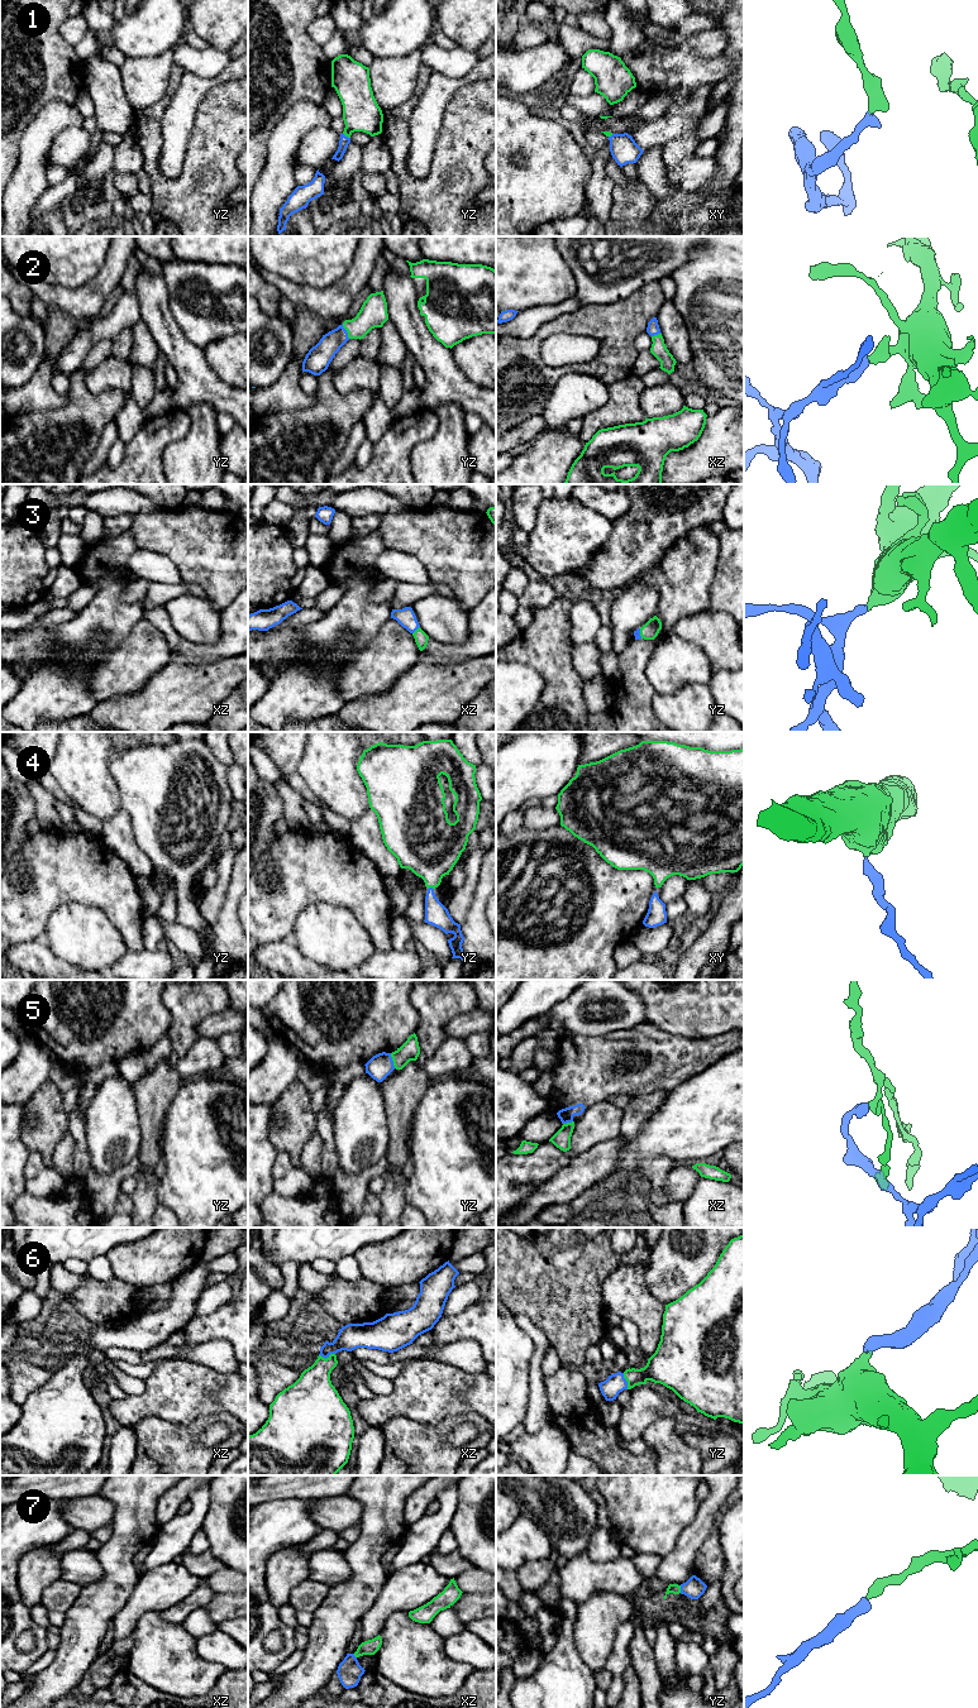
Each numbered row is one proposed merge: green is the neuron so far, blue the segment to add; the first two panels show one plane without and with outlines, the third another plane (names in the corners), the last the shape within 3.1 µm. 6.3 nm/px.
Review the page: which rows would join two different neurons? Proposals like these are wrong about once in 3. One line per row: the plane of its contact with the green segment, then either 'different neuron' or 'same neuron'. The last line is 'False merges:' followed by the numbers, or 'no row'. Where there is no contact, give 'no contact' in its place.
1: meets green in yz; same neuron
2: meets green in yz; same neuron
3: meets green in xz; same neuron
4: meets green in yz; same neuron
5: meets green in yz; different neuron
6: meets green in xz; same neuron
7: meets green in yz; same neuron
False merges: 5

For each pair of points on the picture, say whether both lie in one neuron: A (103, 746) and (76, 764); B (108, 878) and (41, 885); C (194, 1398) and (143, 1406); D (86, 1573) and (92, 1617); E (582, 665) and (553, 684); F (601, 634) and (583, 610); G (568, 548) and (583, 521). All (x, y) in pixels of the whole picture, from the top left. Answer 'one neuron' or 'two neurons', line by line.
A: one neuron
B: one neuron
C: one neuron
D: two neurons
E: two neurons
F: two neurons
G: one neuron

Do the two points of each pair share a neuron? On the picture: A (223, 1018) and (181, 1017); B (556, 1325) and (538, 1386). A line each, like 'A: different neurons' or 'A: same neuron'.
A: different neurons
B: different neurons

